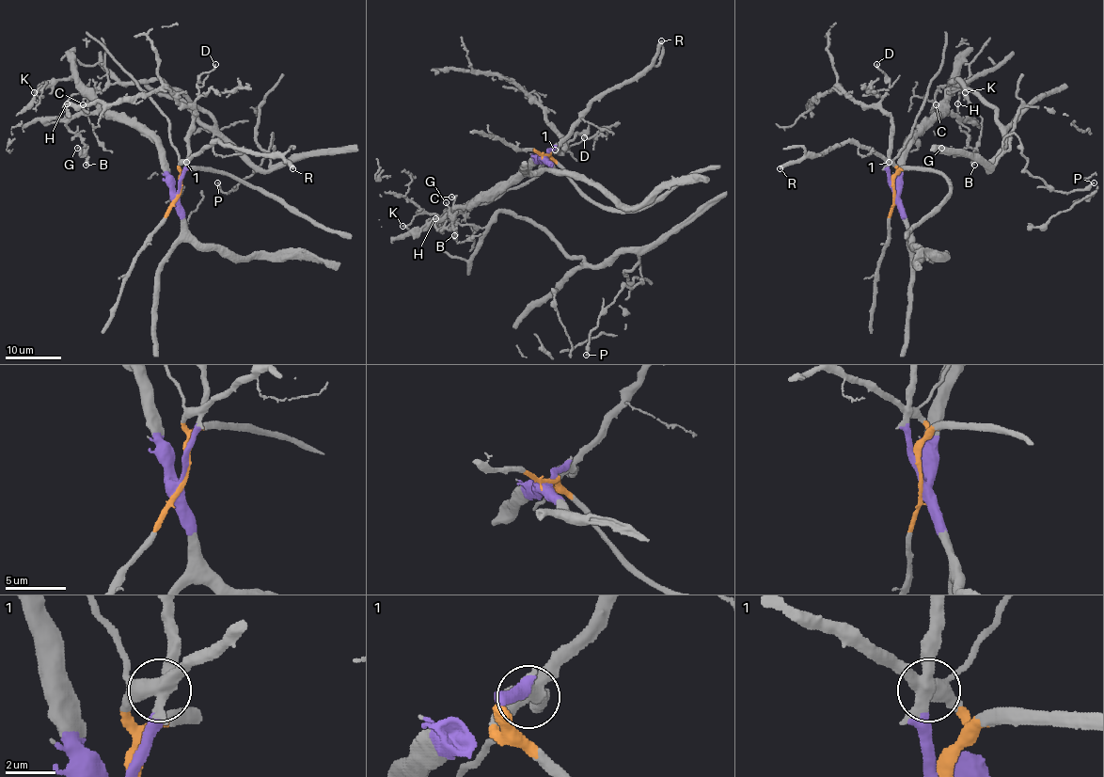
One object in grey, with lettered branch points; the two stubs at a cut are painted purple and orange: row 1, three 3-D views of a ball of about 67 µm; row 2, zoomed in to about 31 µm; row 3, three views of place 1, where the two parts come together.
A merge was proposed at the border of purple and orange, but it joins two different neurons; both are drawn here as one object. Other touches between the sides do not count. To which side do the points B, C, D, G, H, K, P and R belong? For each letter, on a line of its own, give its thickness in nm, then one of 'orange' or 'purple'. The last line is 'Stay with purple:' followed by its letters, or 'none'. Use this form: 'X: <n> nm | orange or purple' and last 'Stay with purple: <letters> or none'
B: 200 nm | purple
C: 140 nm | purple
D: 160 nm | purple
G: 100 nm | purple
H: 170 nm | purple
K: 130 nm | purple
P: 180 nm | purple
R: 400 nm | orange
Stay with purple: B, C, D, G, H, K, P

